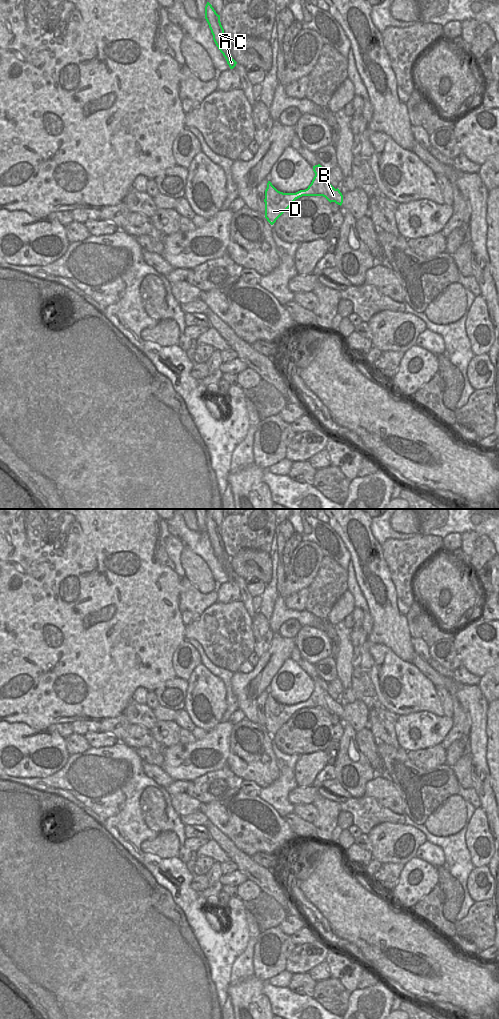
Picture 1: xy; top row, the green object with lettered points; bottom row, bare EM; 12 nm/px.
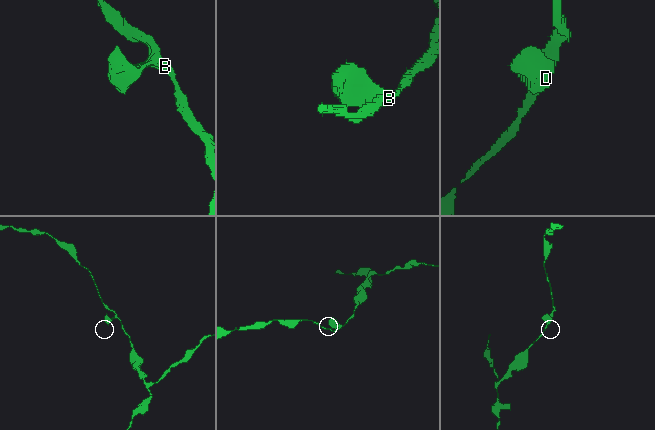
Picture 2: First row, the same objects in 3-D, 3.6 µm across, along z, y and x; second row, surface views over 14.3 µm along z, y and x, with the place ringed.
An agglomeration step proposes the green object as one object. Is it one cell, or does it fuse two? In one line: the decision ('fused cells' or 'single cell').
single cell

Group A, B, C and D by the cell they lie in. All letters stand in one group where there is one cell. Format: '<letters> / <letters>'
A B C D

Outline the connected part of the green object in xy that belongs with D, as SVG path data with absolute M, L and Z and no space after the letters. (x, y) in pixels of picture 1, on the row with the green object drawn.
M320 164L313 166L315 176L305 190L296 193L283 193L278 191L270 181L265 190L265 218L273 225L276 220L292 205L292 203L302 196L323 196L330 203L335 202L338 205L343 203L343 195L340 190L335 189L328 182L328 171Z

